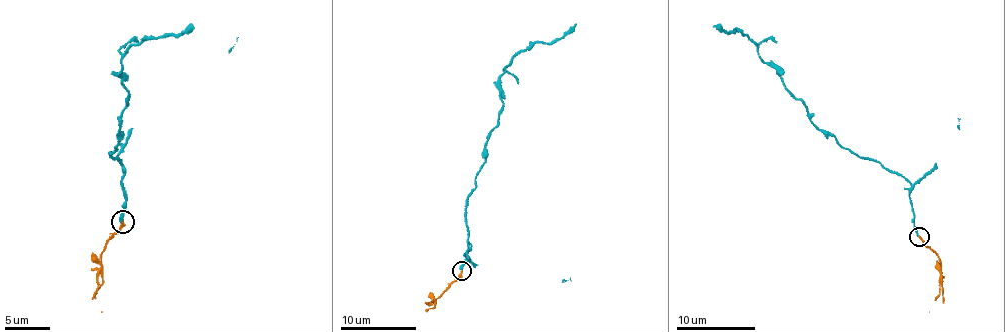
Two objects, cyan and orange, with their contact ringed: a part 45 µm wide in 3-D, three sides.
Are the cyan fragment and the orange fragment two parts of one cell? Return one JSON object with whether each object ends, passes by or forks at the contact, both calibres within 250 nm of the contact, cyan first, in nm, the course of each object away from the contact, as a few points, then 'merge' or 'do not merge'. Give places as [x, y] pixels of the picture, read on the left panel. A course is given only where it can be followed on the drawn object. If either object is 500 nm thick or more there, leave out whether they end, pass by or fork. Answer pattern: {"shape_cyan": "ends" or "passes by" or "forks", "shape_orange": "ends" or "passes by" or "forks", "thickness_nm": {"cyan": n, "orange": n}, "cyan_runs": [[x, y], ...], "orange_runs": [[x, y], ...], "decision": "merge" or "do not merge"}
{"shape_cyan": "ends", "shape_orange": "ends", "thickness_nm": {"cyan": 240, "orange": 200}, "cyan_runs": [[122, 221], [123, 165], [108, 154], [117, 151], [128, 96], [119, 73], [121, 54], [149, 38], [194, 27]], "orange_runs": [[122, 221], [100, 255], [98, 290], [92, 299], [101, 311]], "decision": "do not merge"}

